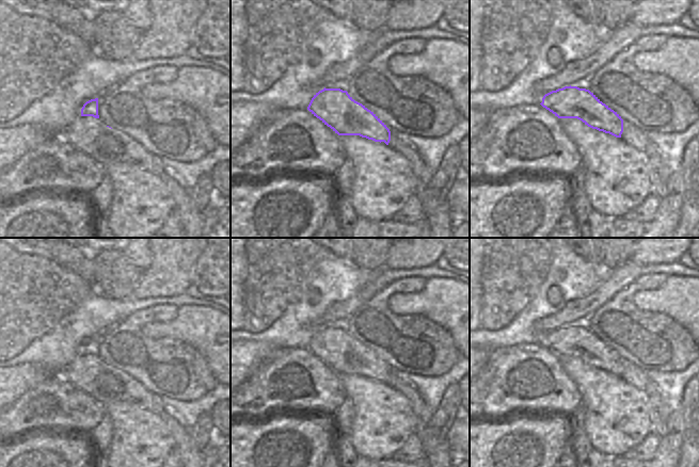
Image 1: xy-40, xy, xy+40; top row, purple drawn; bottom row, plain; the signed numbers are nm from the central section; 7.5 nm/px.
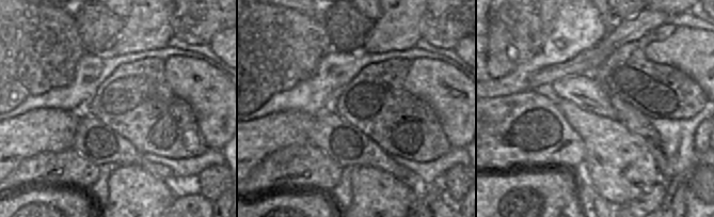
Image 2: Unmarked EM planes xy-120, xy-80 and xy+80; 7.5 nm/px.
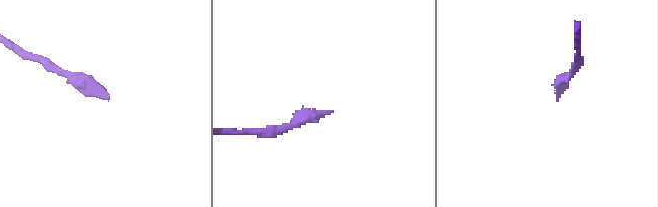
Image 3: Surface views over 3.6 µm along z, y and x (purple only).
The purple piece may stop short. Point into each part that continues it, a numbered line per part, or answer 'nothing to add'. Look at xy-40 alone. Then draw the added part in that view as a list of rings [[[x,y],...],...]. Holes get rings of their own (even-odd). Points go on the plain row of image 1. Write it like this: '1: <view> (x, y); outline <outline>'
nothing to add

